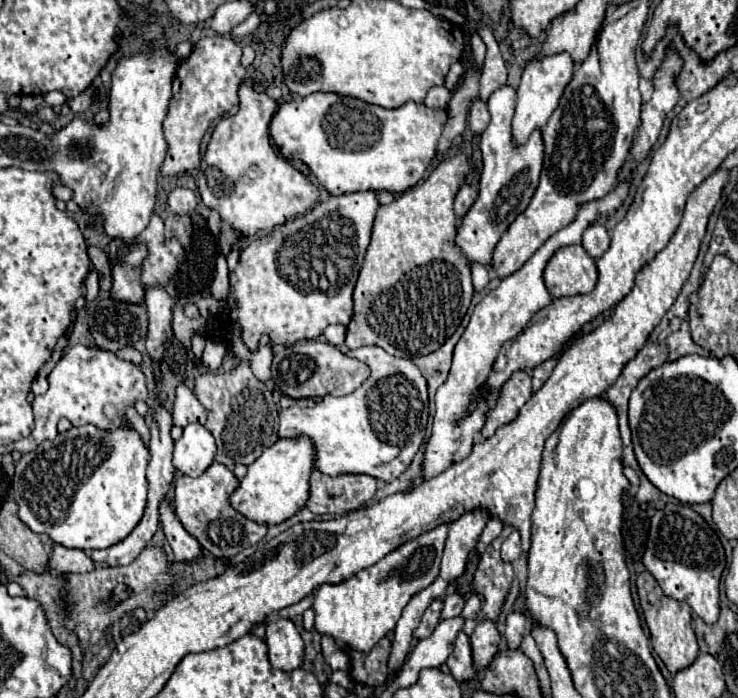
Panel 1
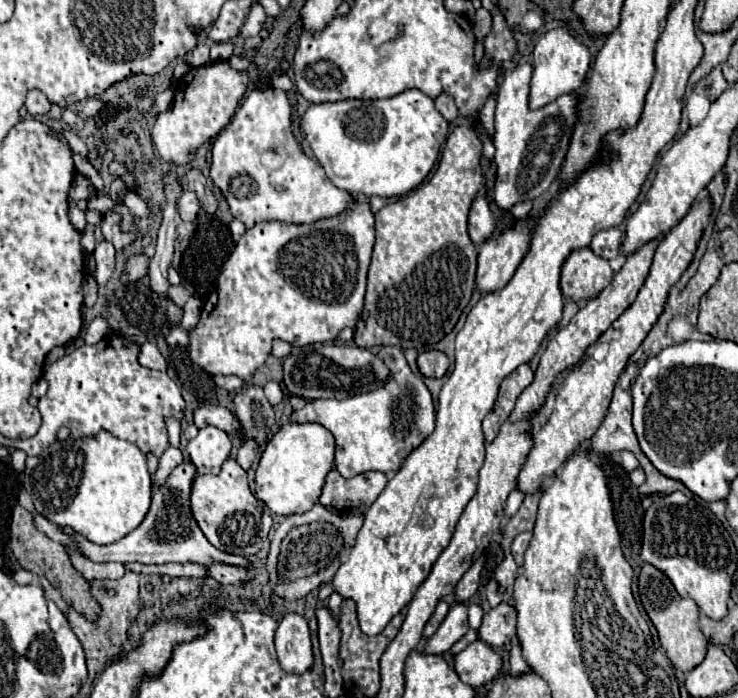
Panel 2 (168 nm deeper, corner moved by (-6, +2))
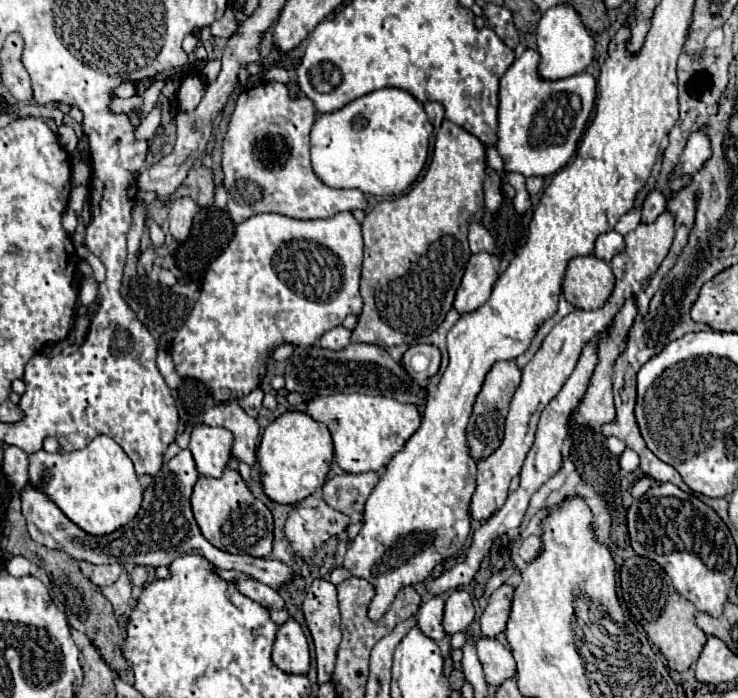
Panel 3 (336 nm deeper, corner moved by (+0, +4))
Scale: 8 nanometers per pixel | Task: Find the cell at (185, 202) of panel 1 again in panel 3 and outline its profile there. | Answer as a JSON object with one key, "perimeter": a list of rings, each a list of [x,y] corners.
{"perimeter":[[[181,197],[181,199],[171,203],[169,231],[171,231],[175,241],[185,241],[189,237],[191,223],[193,223],[193,217],[195,217],[197,209],[199,209],[197,203],[193,199],[189,199],[189,197]]]}

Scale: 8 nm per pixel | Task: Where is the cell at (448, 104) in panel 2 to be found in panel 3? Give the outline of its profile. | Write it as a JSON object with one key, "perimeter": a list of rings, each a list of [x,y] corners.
{"perimeter":[[[429,101],[429,103],[425,103],[425,113],[427,113],[431,125],[433,125],[435,129],[439,129],[439,125],[441,125],[441,121],[443,121],[443,117],[445,117],[443,105],[441,105],[441,103],[435,103],[435,101]]]}

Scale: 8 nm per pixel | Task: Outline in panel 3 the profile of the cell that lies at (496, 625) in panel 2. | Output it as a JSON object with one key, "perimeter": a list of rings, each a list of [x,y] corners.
{"perimeter":[[[501,585],[491,597],[489,605],[483,611],[481,617],[481,631],[485,637],[497,637],[499,633],[505,631],[509,613],[511,613],[511,601],[513,601],[513,585]]]}

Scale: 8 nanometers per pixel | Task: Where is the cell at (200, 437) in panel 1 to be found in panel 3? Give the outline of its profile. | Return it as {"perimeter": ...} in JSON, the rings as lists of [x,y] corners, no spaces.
{"perimeter":[[[199,425],[191,433],[189,449],[193,453],[197,471],[205,477],[221,477],[231,459],[233,433],[223,427]]]}

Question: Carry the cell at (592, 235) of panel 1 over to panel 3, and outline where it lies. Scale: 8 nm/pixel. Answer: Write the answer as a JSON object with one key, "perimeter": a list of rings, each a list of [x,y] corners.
{"perimeter":[[[617,231],[603,233],[595,241],[595,257],[603,259],[603,261],[611,261],[621,251],[625,251],[625,243]]]}

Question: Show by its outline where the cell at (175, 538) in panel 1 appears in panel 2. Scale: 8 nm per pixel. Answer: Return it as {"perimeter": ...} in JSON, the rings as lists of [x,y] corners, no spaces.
{"perimeter":[[[211,563],[205,569],[207,569],[207,575],[213,577],[215,581],[219,581],[221,585],[235,585],[235,583],[243,583],[247,579],[247,571],[243,567],[235,567],[235,565]]]}

